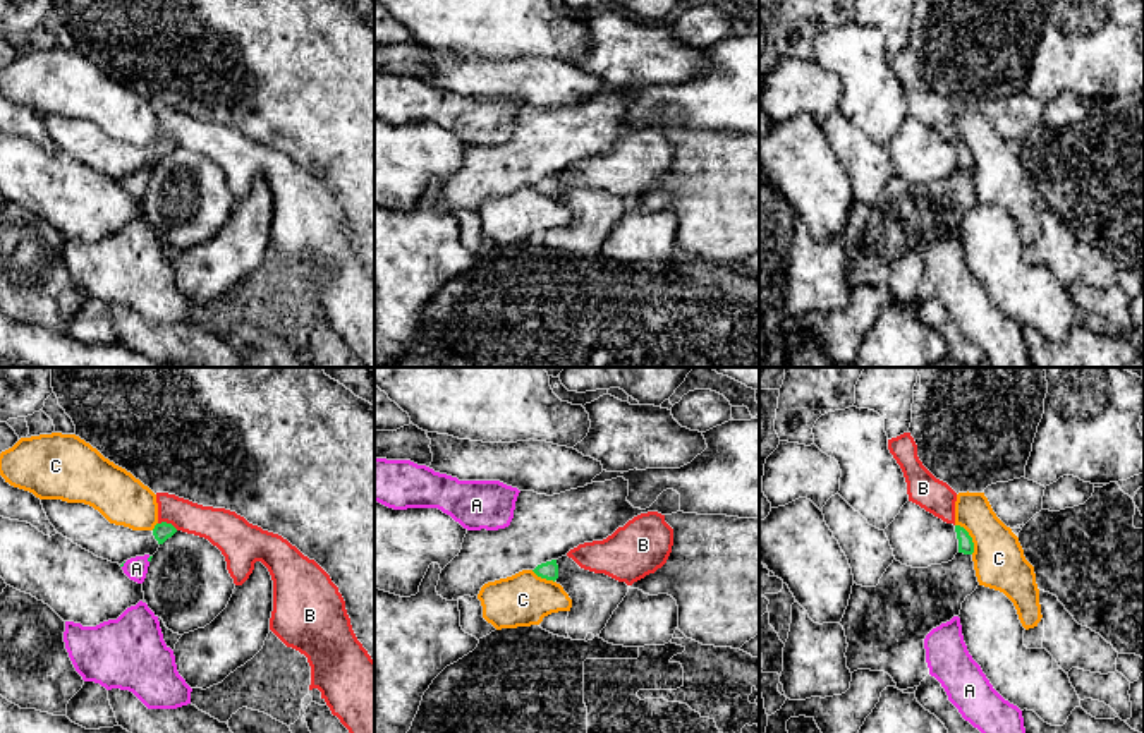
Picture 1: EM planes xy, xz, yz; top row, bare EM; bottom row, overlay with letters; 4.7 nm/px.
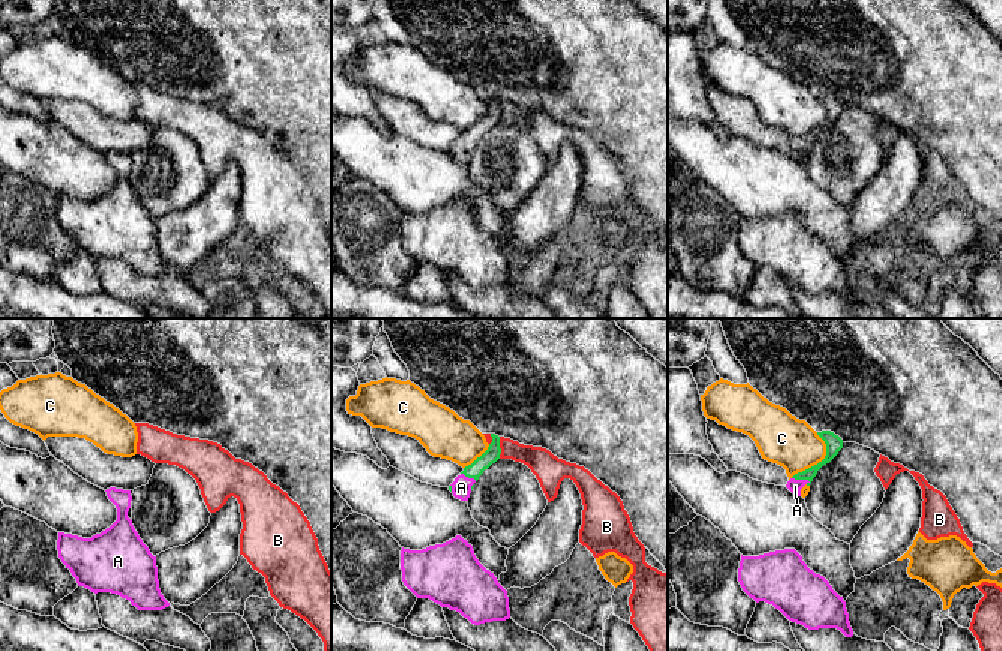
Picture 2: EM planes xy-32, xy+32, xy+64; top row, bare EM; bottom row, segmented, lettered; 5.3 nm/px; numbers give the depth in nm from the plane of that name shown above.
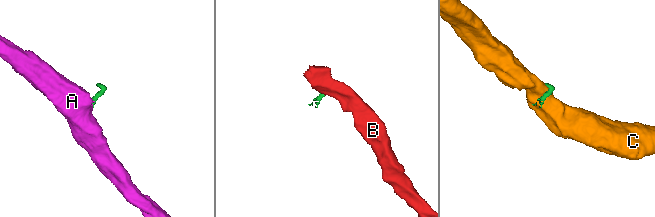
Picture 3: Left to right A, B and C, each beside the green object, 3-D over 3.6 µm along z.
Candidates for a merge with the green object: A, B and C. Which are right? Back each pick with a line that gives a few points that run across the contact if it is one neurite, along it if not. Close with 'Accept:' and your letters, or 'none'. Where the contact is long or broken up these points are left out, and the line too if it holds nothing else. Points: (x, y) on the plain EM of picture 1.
Accept: A

